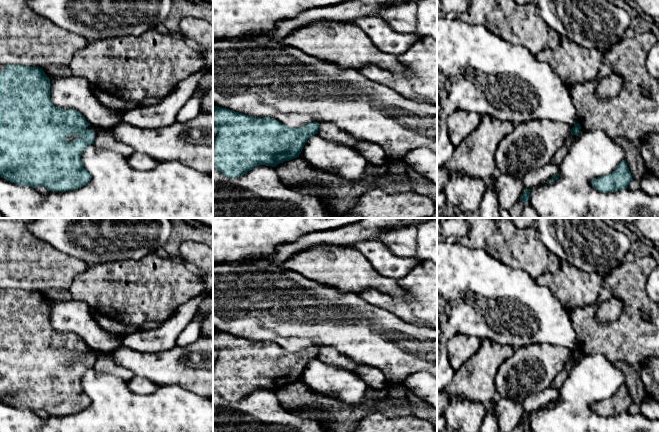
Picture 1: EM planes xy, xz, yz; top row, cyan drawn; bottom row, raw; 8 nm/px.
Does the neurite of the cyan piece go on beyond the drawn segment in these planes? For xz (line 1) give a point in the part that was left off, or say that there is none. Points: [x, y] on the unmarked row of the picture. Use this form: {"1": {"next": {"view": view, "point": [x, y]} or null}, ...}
{"1": {"next": null}}

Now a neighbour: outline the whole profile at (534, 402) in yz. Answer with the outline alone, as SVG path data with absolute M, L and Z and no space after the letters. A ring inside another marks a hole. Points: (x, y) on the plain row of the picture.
M549 387L541 392L529 395L522 402L522 405L526 413L533 413L546 407L558 396L559 390Z

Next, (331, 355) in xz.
M331 346L319 347L318 357L330 365L346 370L355 371L360 366L352 358Z

